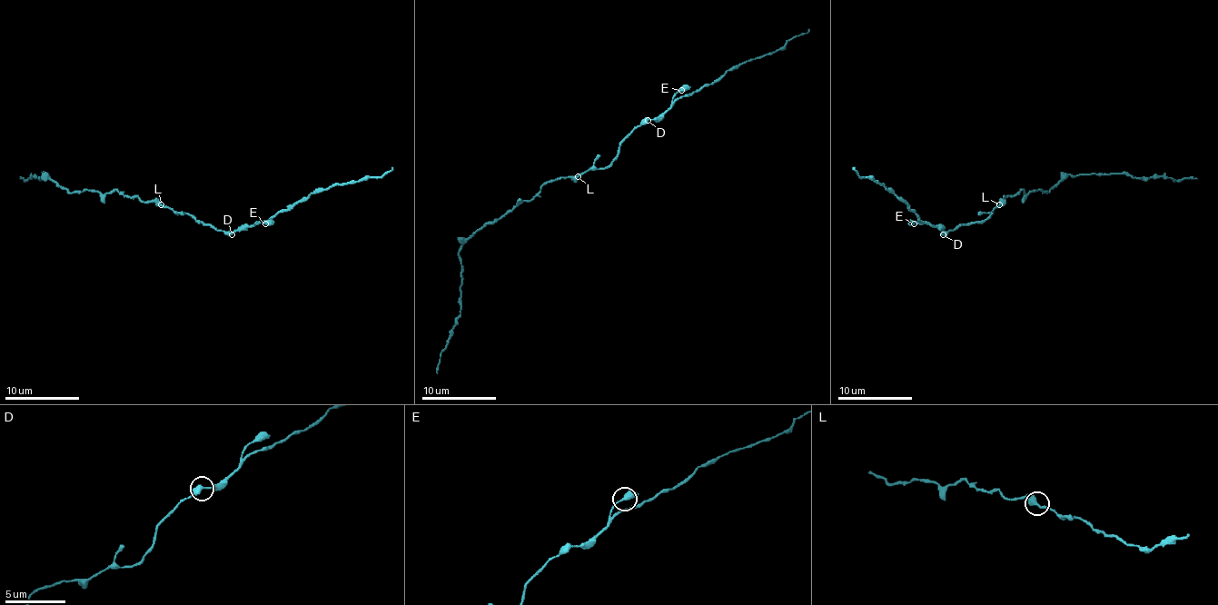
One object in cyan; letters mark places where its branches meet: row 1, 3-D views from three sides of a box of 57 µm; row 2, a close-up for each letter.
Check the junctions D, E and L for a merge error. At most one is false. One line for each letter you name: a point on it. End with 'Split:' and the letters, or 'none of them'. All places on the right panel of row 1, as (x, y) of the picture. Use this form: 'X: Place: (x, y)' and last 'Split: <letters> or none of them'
L: Place: (999, 204)
Split: L

